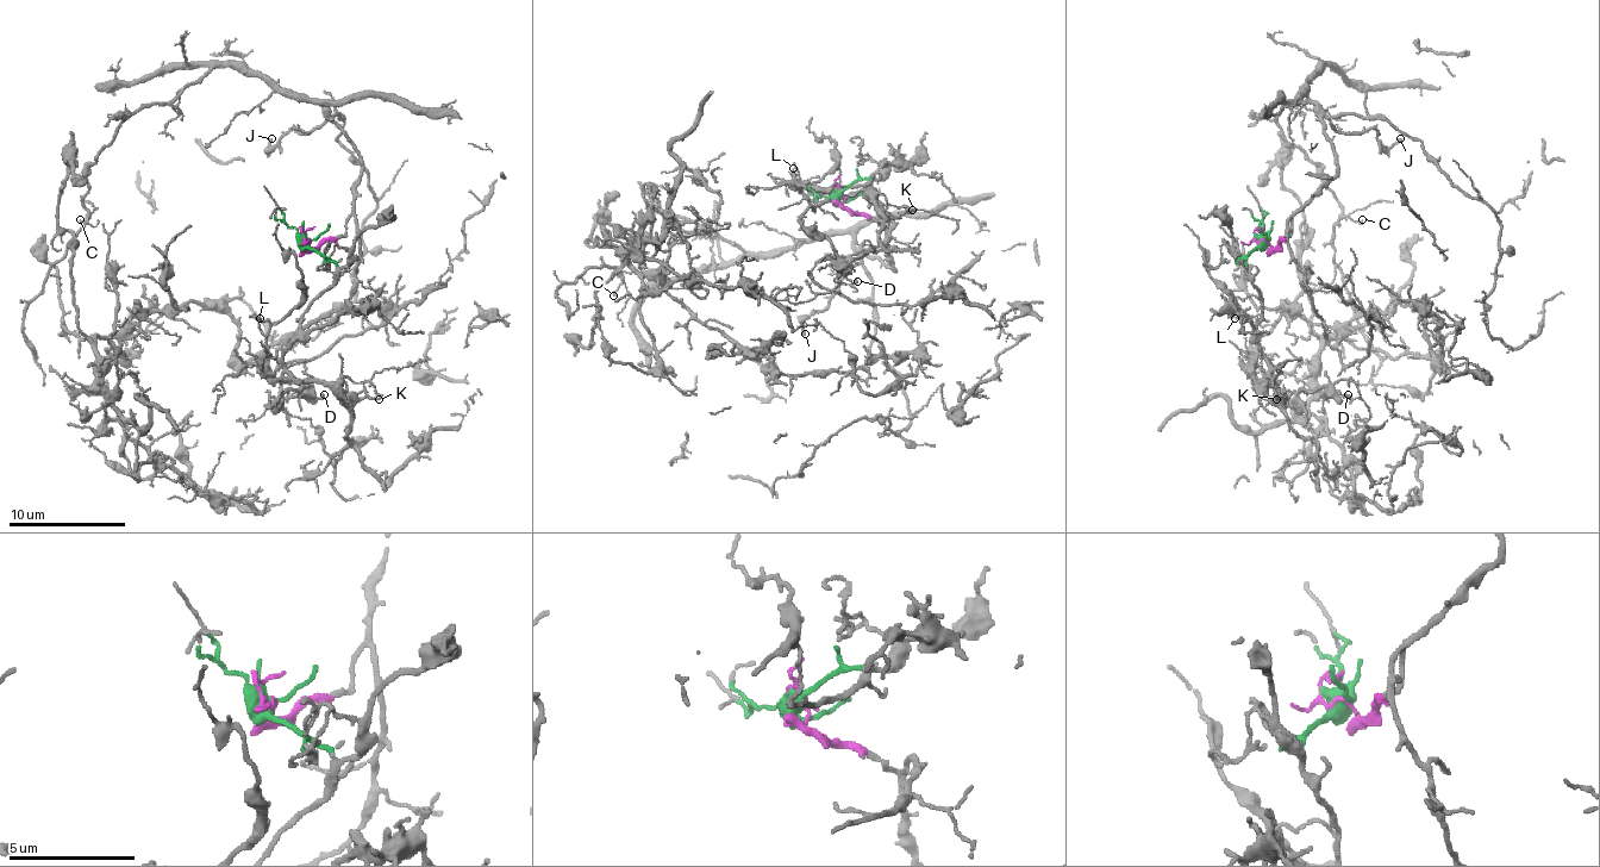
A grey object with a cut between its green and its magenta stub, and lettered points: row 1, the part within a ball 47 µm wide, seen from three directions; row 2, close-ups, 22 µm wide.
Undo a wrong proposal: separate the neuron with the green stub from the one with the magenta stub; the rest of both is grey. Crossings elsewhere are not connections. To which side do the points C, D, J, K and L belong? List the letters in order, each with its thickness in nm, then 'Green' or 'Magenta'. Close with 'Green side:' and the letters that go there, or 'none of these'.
C: Thickness 150 nm. Magenta
D: Thickness 160 nm. Green
J: Thickness 190 nm. Magenta
K: Thickness 160 nm. Green
L: Thickness 120 nm. Green
Green side: D, K, L

